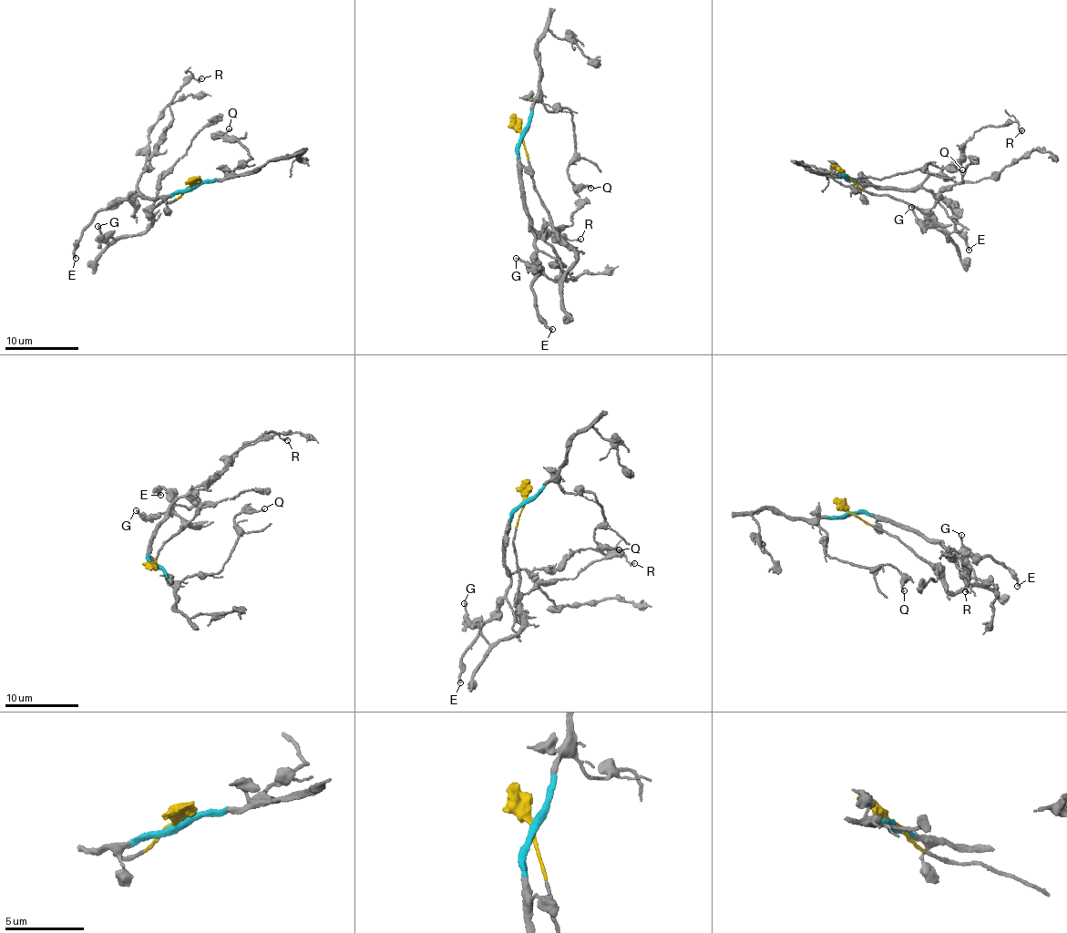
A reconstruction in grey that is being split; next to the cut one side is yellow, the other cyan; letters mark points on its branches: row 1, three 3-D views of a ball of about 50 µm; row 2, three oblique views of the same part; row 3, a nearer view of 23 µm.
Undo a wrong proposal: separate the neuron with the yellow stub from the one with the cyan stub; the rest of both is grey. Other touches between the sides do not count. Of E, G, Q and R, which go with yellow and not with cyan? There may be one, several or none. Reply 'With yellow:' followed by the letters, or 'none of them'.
With yellow: G

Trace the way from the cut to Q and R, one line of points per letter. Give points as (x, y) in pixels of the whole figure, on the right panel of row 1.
Q: (846, 177), (880, 179), (926, 168), (929, 164), (955, 171), (963, 170)
R: (846, 177), (880, 189), (905, 189), (959, 160), (960, 147), (983, 128), (1015, 121), (1021, 130)

